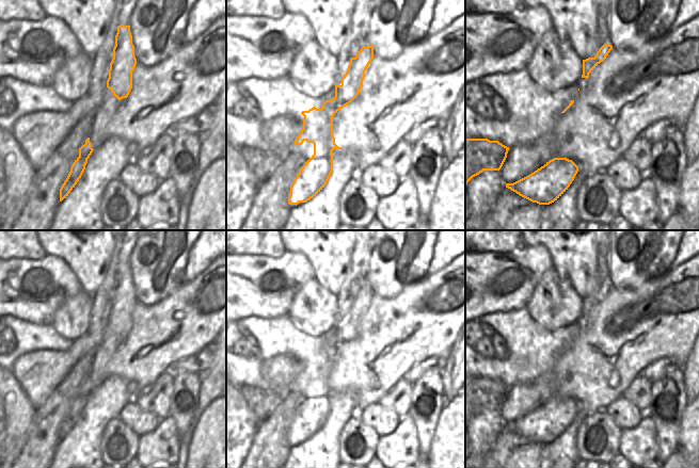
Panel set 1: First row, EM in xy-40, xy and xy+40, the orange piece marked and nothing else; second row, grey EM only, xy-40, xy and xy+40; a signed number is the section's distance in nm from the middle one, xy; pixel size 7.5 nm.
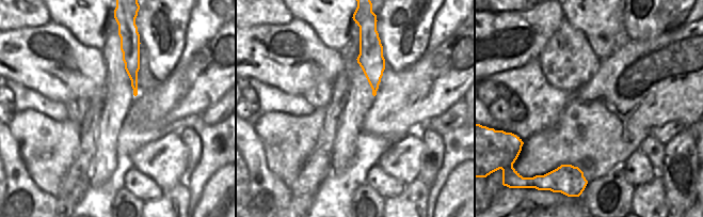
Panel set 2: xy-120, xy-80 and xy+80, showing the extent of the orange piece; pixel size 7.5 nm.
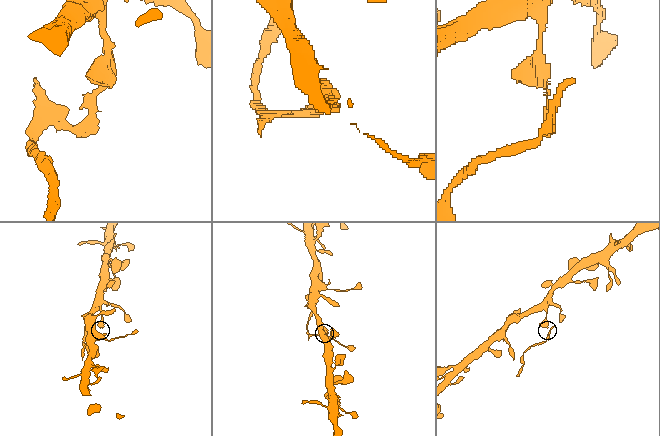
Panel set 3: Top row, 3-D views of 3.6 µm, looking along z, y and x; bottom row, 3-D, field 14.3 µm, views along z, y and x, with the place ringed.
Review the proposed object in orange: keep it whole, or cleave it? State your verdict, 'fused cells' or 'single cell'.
fused cells

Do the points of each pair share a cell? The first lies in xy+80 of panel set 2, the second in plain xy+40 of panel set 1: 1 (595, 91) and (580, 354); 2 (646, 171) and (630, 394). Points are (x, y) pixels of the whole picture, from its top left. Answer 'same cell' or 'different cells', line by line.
1: same cell
2: different cells

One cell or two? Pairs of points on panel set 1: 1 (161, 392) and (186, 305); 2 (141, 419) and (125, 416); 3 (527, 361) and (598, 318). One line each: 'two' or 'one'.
1: two
2: one
3: two

